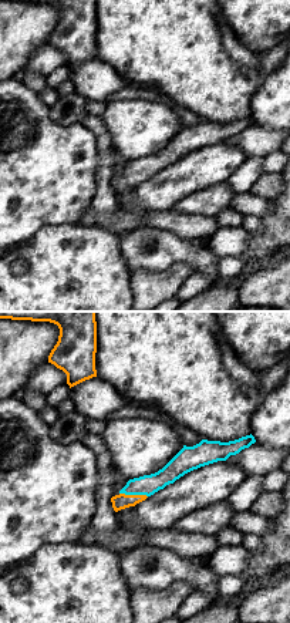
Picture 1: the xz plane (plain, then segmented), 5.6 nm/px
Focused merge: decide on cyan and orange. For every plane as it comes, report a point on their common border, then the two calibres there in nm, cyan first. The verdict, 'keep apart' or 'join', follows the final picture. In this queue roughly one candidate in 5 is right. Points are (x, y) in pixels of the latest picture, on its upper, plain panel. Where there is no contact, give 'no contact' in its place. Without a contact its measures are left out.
contact (134, 175); calibres 110 and 90 nm

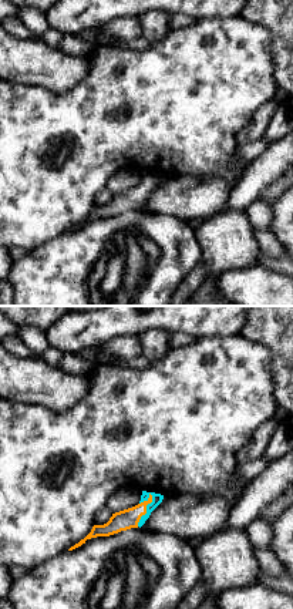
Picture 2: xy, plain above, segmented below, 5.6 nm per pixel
contact (147, 191); calibres 60 and 110 nm

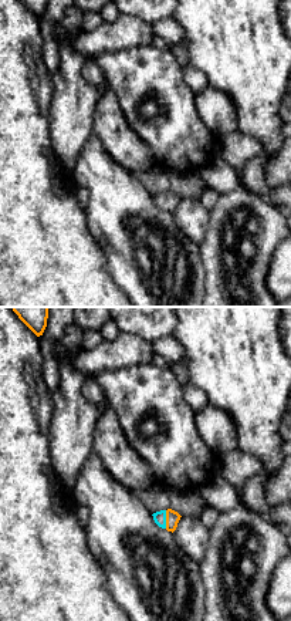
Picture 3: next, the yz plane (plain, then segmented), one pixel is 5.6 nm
contact (165, 201); calibres 70 and 80 nm

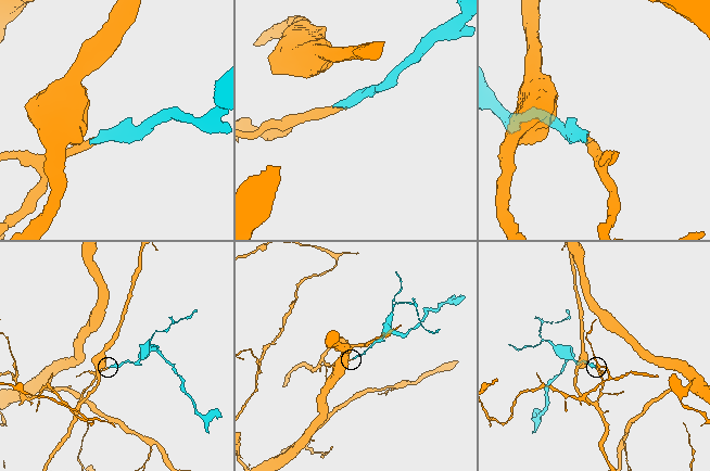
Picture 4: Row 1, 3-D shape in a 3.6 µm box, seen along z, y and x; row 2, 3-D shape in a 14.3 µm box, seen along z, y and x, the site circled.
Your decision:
join

